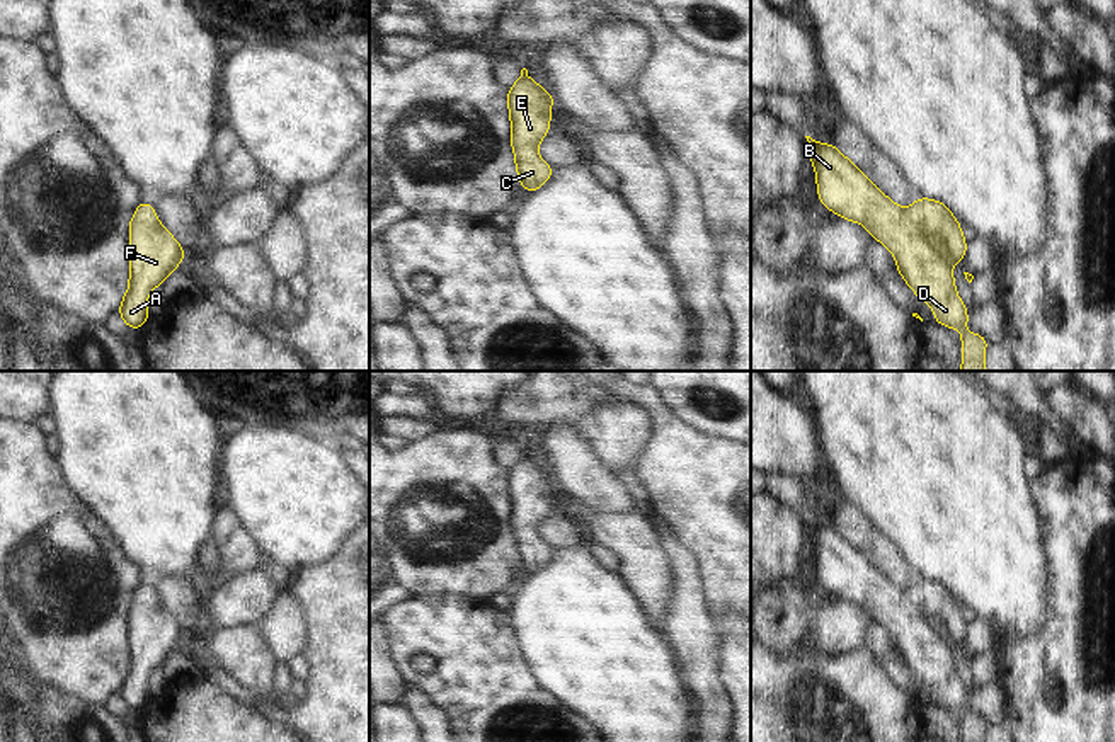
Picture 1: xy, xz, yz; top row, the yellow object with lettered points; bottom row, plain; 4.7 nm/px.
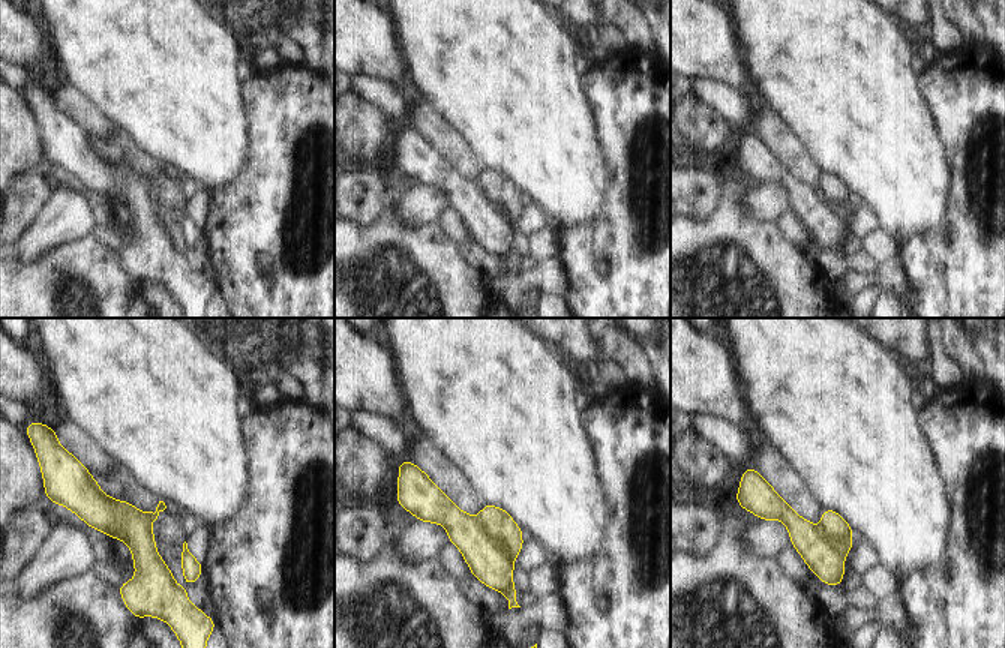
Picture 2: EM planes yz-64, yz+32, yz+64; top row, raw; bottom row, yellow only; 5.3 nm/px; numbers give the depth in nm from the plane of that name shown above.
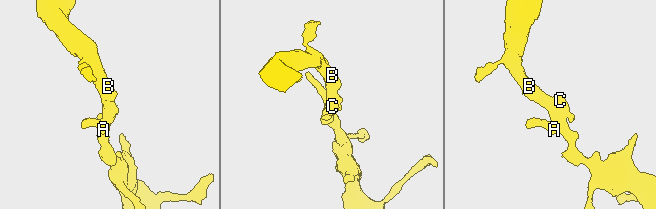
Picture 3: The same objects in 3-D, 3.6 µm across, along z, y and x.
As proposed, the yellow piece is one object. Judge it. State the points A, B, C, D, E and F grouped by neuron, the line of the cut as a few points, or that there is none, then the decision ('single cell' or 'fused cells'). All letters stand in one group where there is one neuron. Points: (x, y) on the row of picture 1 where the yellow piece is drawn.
groups A B C D E F; cut none; single cell

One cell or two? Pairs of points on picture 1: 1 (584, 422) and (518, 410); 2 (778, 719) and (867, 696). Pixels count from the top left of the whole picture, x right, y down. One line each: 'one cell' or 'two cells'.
1: two cells
2: one cell

